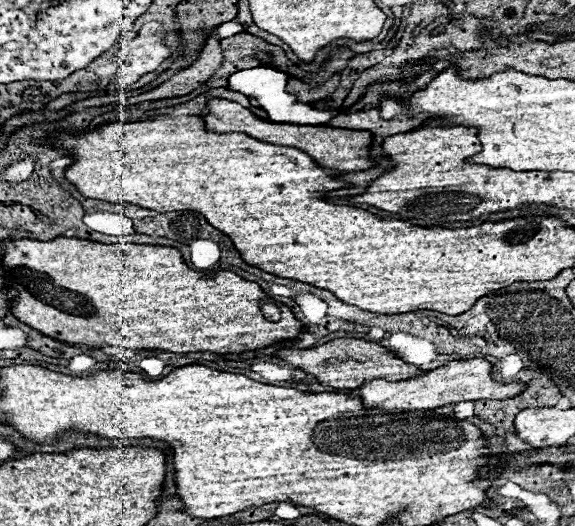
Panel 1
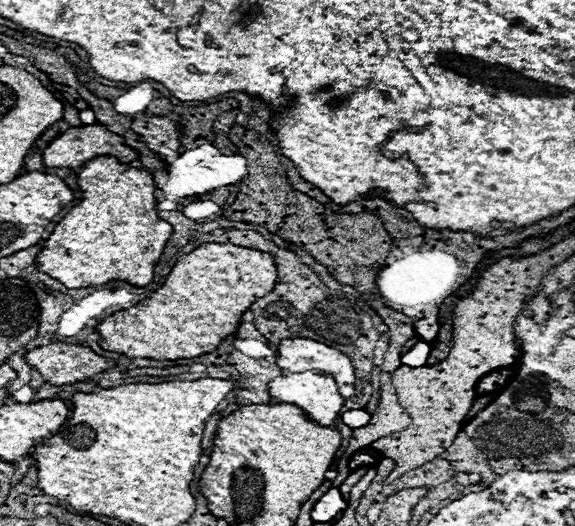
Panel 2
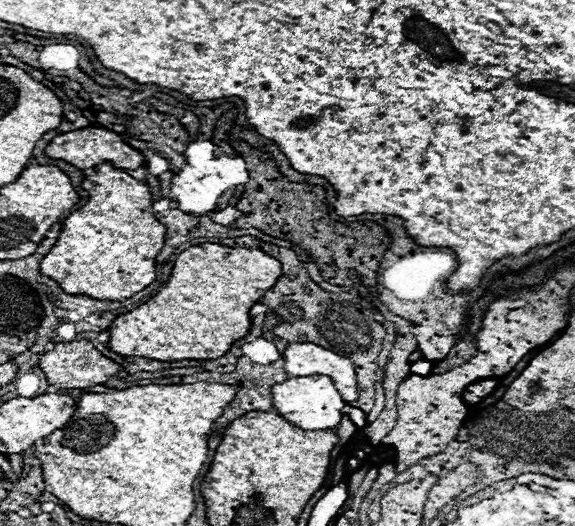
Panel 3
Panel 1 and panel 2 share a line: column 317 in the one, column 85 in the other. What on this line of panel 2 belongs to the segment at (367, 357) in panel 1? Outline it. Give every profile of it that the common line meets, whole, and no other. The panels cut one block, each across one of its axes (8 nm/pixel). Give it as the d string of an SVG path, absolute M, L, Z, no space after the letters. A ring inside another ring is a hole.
M52 342L48 346L34 348L24 354L28 366L38 370L46 382L72 384L78 380L90 380L108 368L114 368L114 360L94 354L88 346Z

